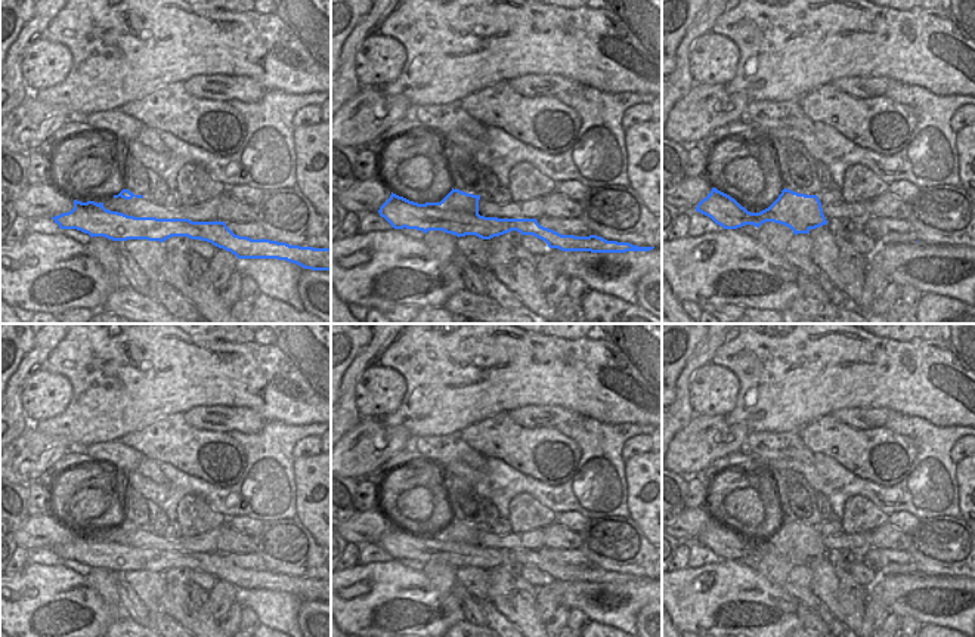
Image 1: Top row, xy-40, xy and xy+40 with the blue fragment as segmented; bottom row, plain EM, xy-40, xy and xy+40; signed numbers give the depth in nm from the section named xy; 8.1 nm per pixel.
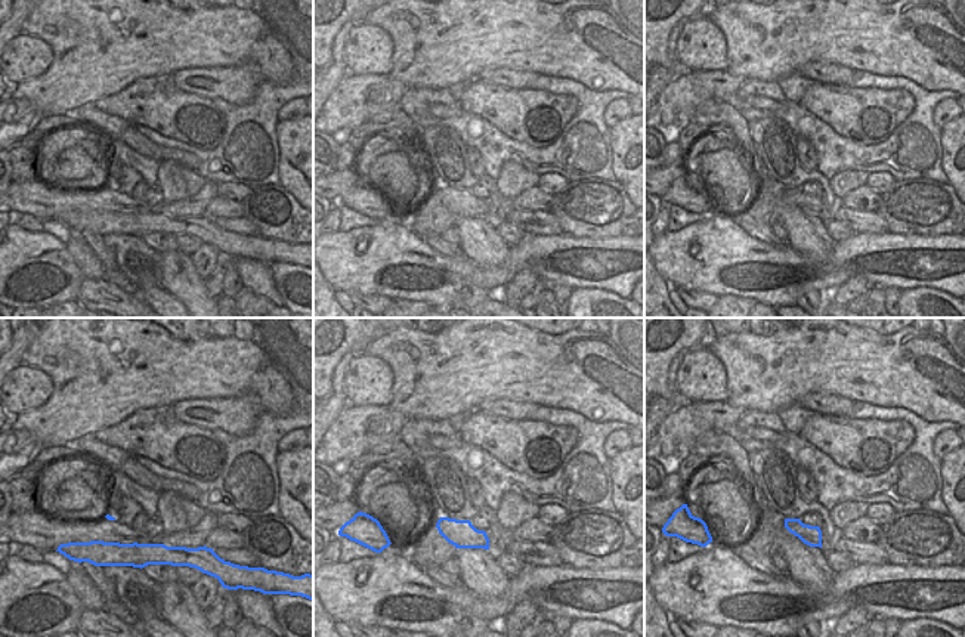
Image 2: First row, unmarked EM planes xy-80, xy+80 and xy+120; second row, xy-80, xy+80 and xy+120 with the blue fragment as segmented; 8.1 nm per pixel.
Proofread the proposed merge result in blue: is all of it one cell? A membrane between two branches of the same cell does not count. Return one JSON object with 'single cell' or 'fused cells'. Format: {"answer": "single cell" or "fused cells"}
{"answer": "fused cells"}

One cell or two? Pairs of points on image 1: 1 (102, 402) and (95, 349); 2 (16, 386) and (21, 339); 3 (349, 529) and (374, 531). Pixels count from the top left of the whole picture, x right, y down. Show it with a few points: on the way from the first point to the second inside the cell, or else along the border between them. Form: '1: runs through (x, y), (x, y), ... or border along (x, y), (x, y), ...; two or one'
1: runs through (102, 389), (101, 368), (96, 362); one
2: border along (34, 339), (34, 343), (15, 370); two
3: runs through (355, 529), (368, 529); one

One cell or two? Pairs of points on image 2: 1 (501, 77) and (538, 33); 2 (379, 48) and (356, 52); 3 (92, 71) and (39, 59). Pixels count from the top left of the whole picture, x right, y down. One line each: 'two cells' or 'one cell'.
1: two cells
2: one cell
3: two cells

